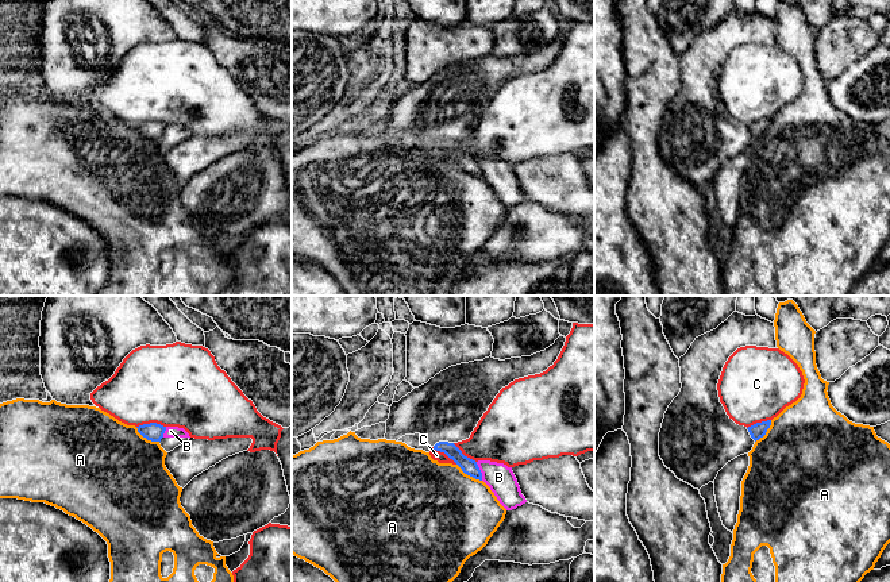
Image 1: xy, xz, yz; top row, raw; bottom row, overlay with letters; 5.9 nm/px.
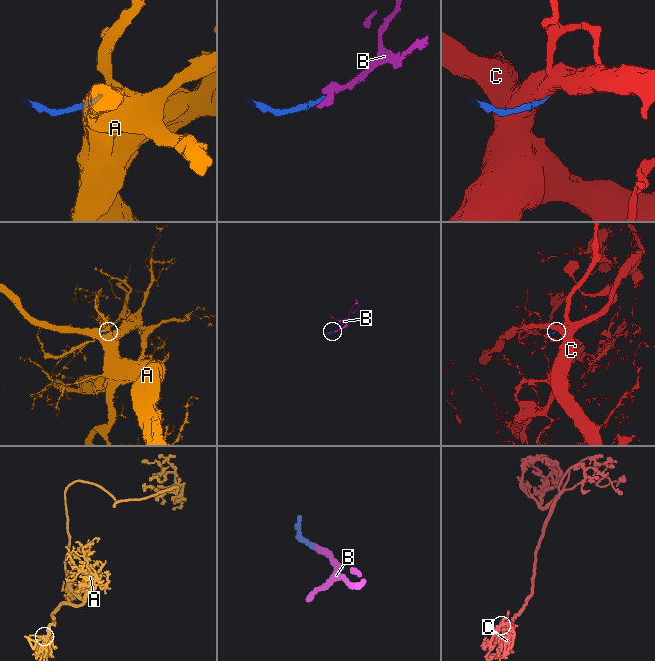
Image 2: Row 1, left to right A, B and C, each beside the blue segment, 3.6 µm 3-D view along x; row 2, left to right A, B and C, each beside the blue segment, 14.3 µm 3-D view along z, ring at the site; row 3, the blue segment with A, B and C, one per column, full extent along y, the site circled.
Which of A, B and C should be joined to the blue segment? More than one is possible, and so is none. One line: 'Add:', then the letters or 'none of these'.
Add: none of these

